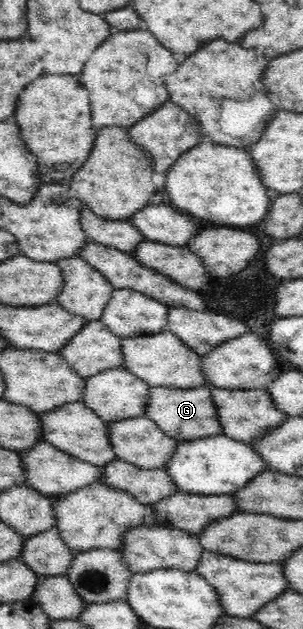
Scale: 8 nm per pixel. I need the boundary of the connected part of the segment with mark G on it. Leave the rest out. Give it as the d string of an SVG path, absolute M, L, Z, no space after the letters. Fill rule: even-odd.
M204 386L196 389L152 387L148 409L144 416L156 422L156 426L164 434L176 438L178 442L194 441L199 437L222 434L220 415L212 402L210 388Z

